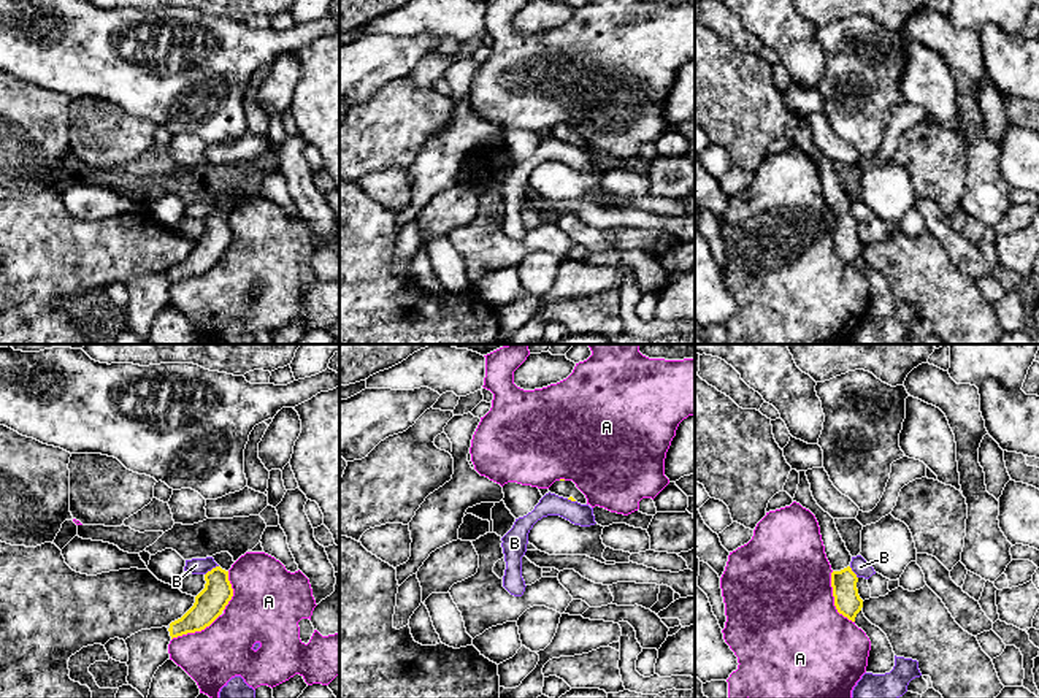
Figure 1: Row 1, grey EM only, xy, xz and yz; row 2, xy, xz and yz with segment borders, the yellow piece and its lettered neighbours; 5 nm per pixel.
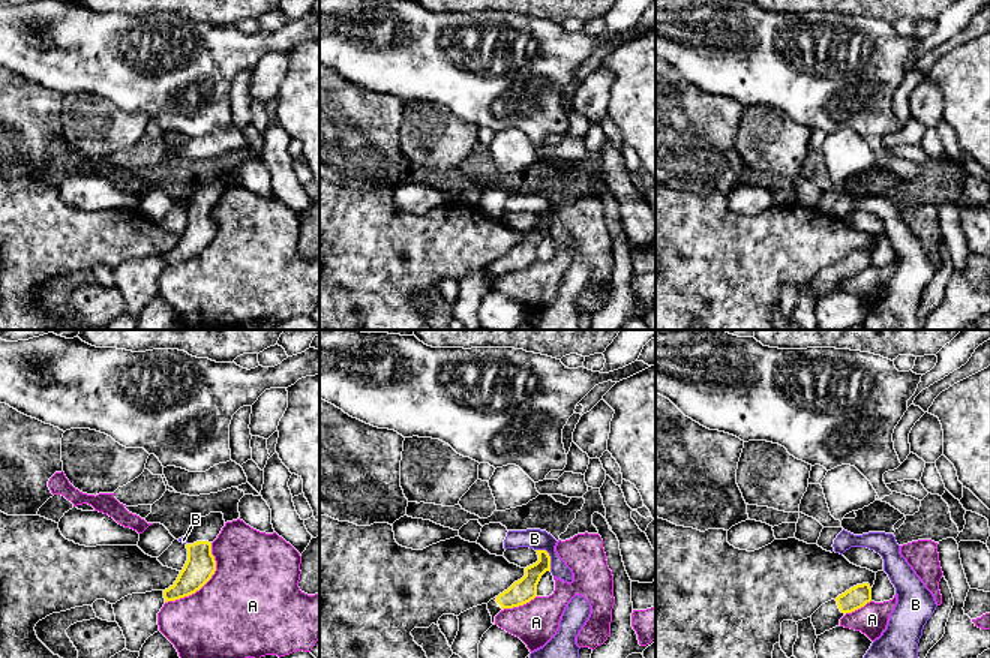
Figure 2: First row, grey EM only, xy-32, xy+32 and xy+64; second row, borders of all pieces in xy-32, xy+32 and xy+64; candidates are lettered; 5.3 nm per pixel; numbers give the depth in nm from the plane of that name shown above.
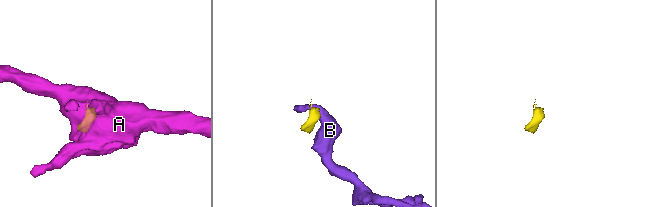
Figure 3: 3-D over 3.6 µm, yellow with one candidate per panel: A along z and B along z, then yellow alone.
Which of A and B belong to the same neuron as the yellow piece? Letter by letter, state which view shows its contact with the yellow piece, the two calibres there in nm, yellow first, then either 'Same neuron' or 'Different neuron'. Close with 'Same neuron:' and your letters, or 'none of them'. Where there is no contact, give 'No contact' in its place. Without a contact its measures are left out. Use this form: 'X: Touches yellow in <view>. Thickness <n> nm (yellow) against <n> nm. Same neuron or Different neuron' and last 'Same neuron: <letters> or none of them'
A: Touches yellow in yz. Thickness 140 nm (yellow) against 480 nm. Different neuron
B: Touches yellow in xy. Thickness 150 nm (yellow) against 80 nm. Different neuron
Same neuron: none of them

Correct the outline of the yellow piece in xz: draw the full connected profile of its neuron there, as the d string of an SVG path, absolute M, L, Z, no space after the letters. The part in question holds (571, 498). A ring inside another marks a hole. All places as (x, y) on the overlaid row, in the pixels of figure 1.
M565 479L555 481L549 487L549 492L555 493L558 497L568 498L571 501L587 504L585 495L576 487L576 484L573 481L565 481Z

